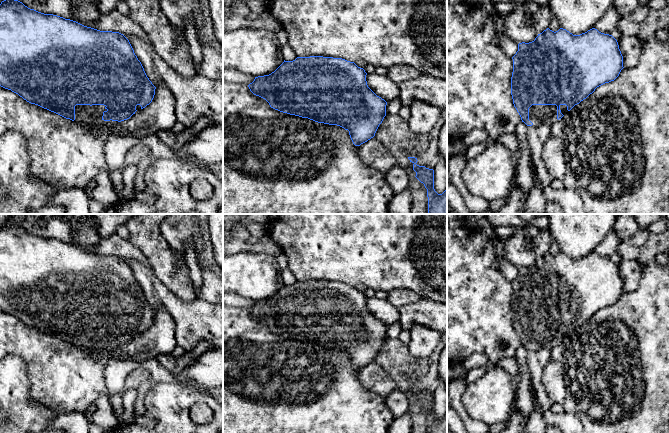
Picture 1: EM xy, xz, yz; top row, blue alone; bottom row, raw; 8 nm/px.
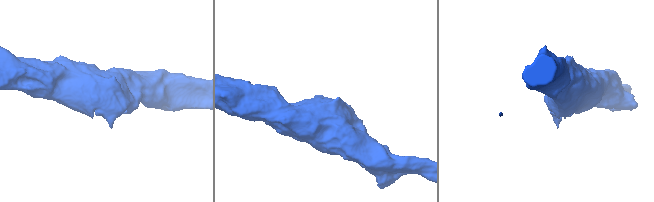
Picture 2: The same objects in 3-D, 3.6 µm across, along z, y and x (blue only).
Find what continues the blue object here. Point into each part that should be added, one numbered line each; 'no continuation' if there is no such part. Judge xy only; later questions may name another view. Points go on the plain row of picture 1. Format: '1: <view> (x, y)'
1: xy (86, 338)

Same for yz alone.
1: yz (538, 338)

